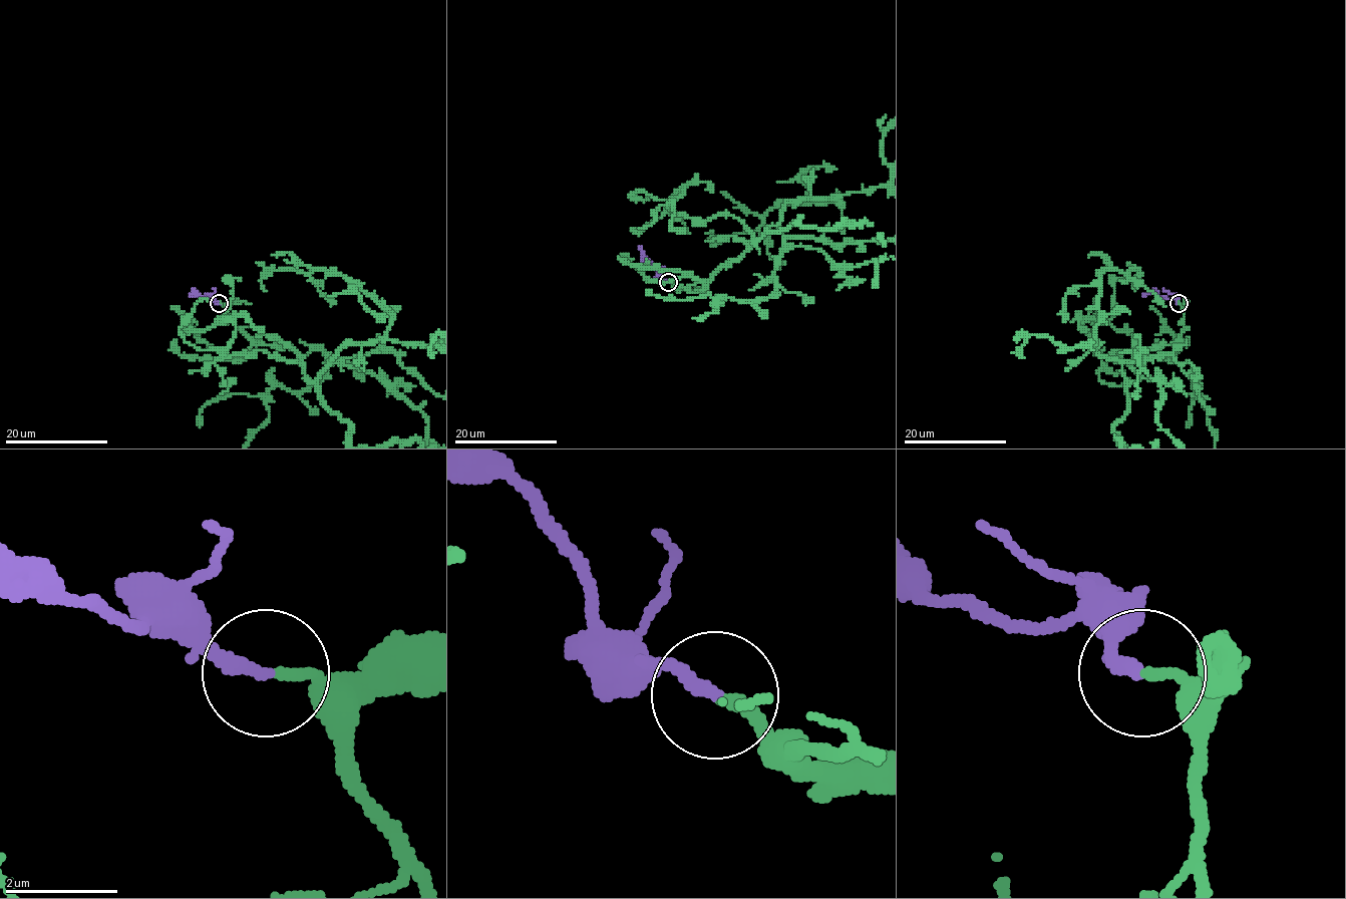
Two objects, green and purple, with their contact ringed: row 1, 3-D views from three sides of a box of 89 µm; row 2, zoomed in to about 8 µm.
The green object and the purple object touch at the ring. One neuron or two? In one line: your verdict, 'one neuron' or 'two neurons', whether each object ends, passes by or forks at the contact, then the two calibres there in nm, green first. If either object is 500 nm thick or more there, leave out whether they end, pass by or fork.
one neuron | green ends | purple ends | 200/240 nm

